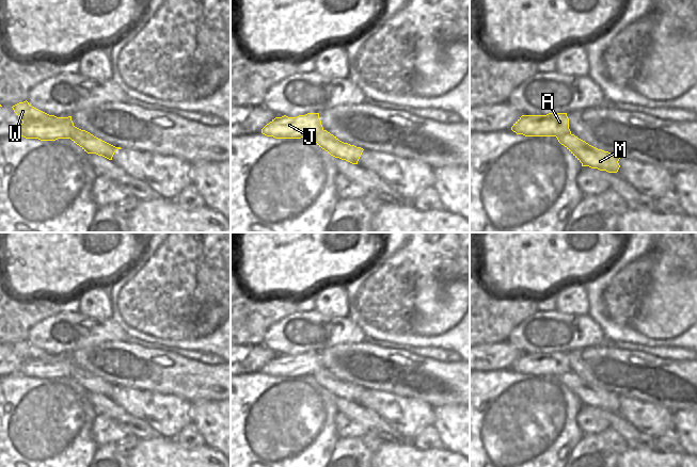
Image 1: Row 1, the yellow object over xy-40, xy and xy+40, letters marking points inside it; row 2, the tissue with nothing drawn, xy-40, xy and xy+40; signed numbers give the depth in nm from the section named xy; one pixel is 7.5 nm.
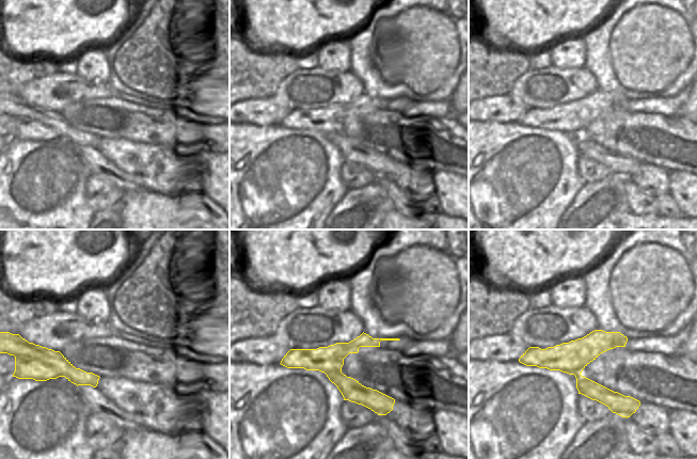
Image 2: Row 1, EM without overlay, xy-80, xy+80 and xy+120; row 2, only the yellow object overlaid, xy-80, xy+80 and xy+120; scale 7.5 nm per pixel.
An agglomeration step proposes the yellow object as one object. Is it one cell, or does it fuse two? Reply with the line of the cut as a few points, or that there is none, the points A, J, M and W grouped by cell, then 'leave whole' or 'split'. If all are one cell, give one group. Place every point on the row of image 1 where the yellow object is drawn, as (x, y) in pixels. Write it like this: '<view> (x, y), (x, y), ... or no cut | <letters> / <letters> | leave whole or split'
xy-40 (56, 116), (26, 121), (20, 128) | A J / M W | split

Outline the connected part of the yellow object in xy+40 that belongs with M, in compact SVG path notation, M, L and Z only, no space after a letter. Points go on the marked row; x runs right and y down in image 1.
M574 134L557 136L557 140L582 163L582 166L589 166L608 173L617 173L620 167L618 163L619 156L598 149Z

